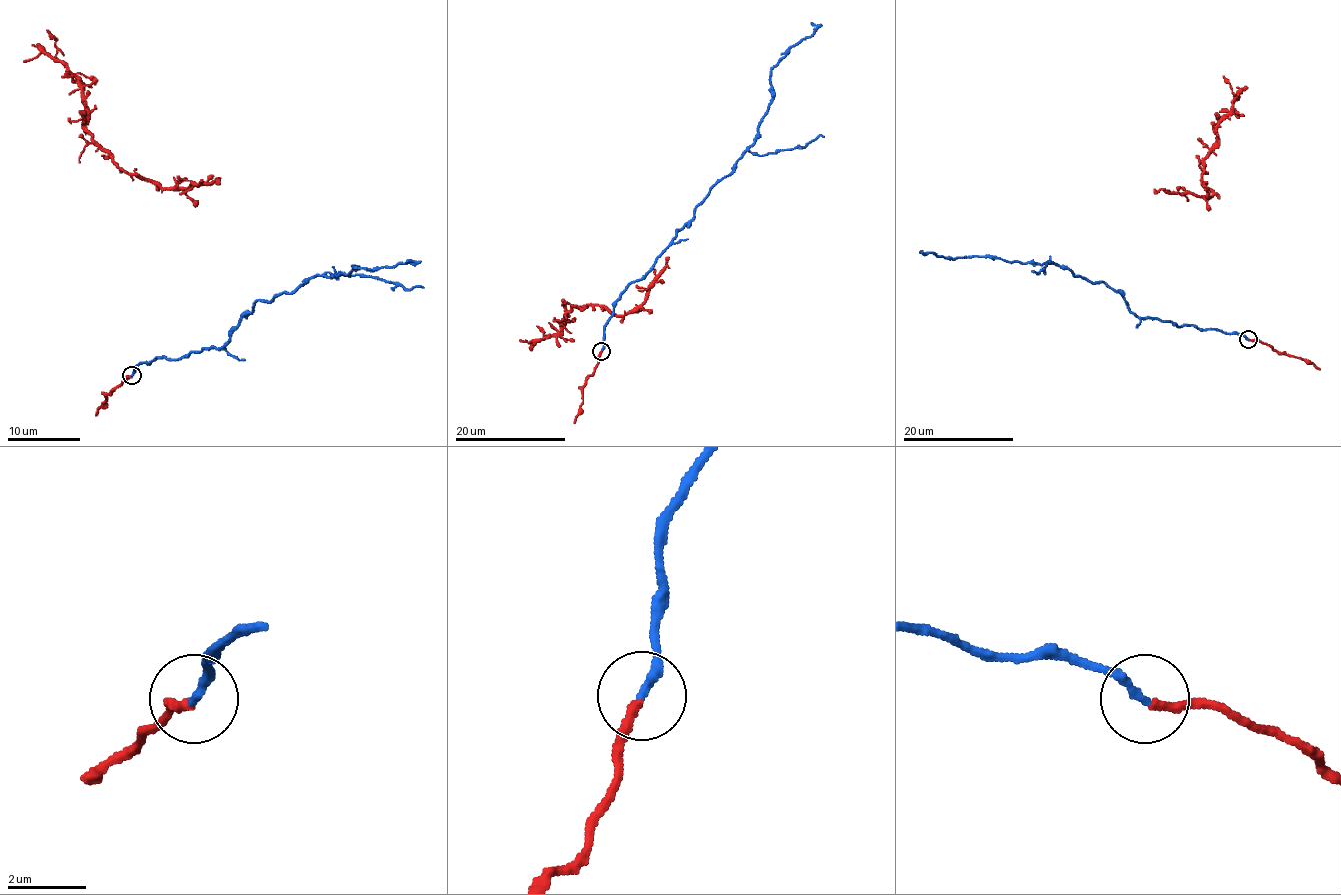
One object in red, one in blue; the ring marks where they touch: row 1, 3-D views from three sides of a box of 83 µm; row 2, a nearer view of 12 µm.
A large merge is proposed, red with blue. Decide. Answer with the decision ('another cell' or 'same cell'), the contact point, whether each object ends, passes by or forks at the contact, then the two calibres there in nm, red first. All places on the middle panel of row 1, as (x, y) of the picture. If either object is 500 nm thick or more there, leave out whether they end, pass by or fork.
same cell | (601, 351) | red ends | blue ends | 240/240 nm

